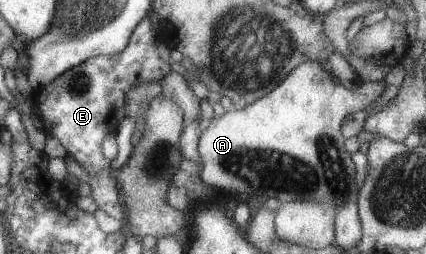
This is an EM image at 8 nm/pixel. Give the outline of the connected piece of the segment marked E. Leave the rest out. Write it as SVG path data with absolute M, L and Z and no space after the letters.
M144 17L143 24L124 53L93 58L70 69L64 76L52 81L51 85L35 90L36 111L44 119L46 133L60 140L68 154L87 170L91 176L89 184L93 189L92 195L99 208L120 221L126 219L126 205L112 171L112 161L104 153L104 143L108 135L115 134L120 123L128 118L128 93L144 81L163 82L173 73L172 65L160 55L160 38L161 31L154 27L152 17Z

